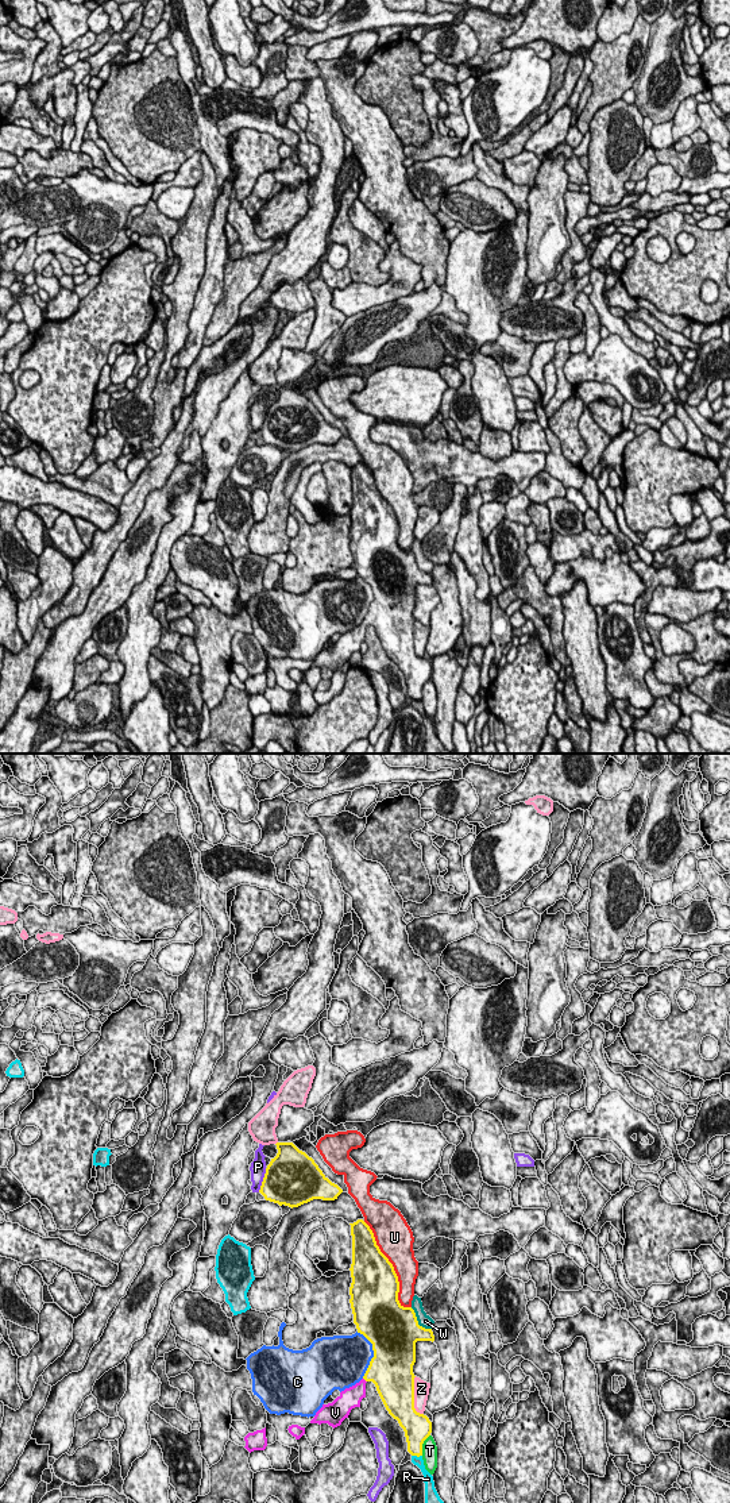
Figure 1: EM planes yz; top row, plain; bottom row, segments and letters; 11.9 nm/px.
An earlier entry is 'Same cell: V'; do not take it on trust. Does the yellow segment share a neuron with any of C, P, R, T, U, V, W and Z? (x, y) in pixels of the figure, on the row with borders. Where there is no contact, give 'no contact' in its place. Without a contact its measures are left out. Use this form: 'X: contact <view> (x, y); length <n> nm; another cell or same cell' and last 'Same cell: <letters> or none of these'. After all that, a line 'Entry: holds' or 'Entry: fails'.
C: contact yz (374, 1353); length 550 nm; another cell
P: contact yz (263, 1180); length 300 nm; another cell
R: contact yz (417, 1456); length 130 nm; another cell
T: contact yz (421, 1445); length 280 nm; another cell
U: contact yz (393, 1267); length 1200 nm; another cell
V: contact yz (364, 1379); length 70 nm; same cell
W: contact yz (417, 1322); length 360 nm; another cell
Z: contact yz (413, 1396); length 480 nm; another cell
Same cell: V
Entry: holds

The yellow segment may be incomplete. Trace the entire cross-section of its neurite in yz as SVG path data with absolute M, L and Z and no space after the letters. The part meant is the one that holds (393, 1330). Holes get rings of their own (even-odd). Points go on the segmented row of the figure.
M358 1219L351 1225L352 1236L352 1264L349 1287L349 1303L354 1314L354 1323L358 1333L363 1334L371 1344L374 1357L363 1376L355 1386L345 1388L340 1395L316 1413L310 1423L328 1423L333 1429L340 1426L348 1418L355 1407L360 1407L360 1402L366 1398L366 1383L372 1381L376 1391L389 1411L398 1421L405 1431L408 1452L412 1456L422 1456L422 1444L432 1433L432 1422L424 1414L414 1408L414 1373L416 1342L434 1341L432 1329L418 1325L416 1313L412 1307L403 1307L398 1300L399 1282L393 1264L381 1252L370 1226Z

